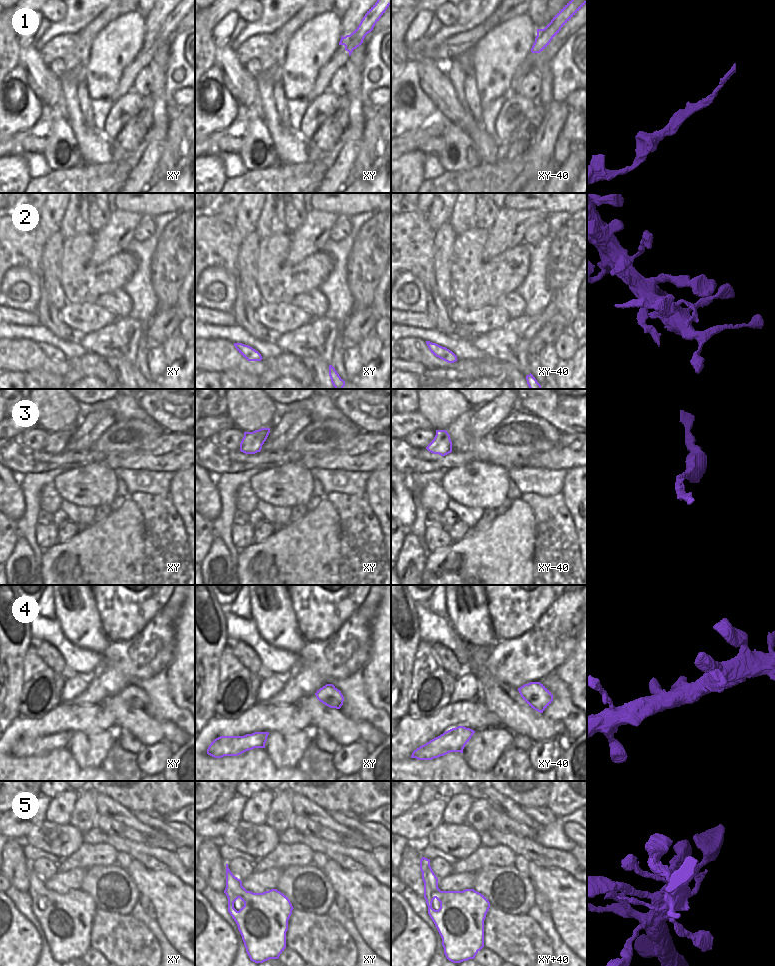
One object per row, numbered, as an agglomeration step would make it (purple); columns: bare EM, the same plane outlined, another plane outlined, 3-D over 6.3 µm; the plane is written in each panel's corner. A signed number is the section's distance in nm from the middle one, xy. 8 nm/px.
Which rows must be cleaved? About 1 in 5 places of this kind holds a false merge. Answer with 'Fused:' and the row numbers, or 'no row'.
Fused: 1

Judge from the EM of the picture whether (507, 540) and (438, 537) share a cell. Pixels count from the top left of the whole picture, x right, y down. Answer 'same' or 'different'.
different

